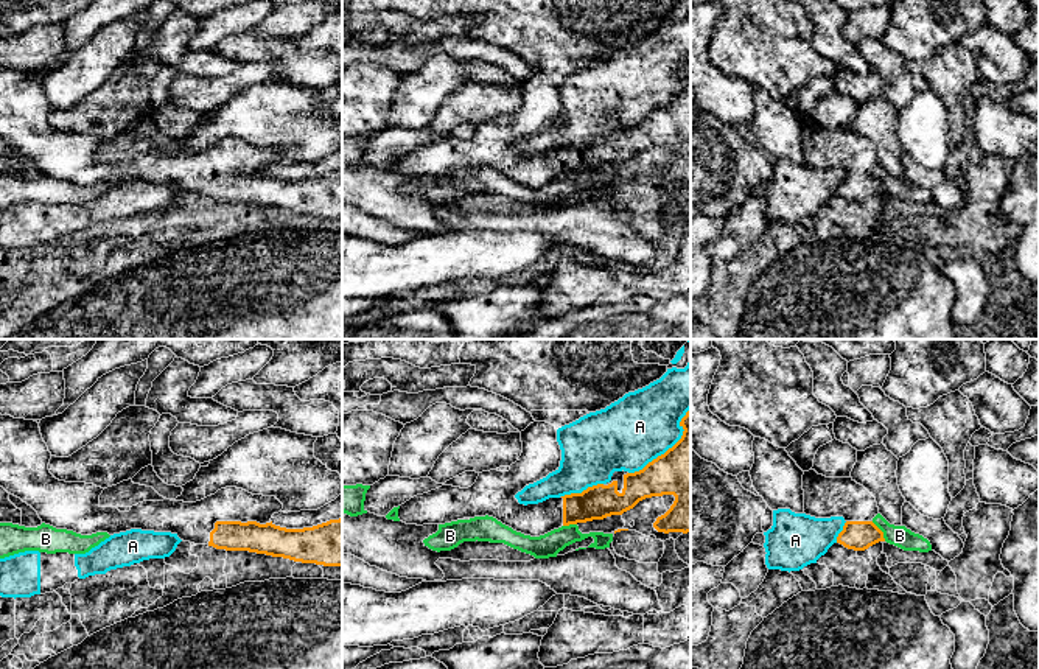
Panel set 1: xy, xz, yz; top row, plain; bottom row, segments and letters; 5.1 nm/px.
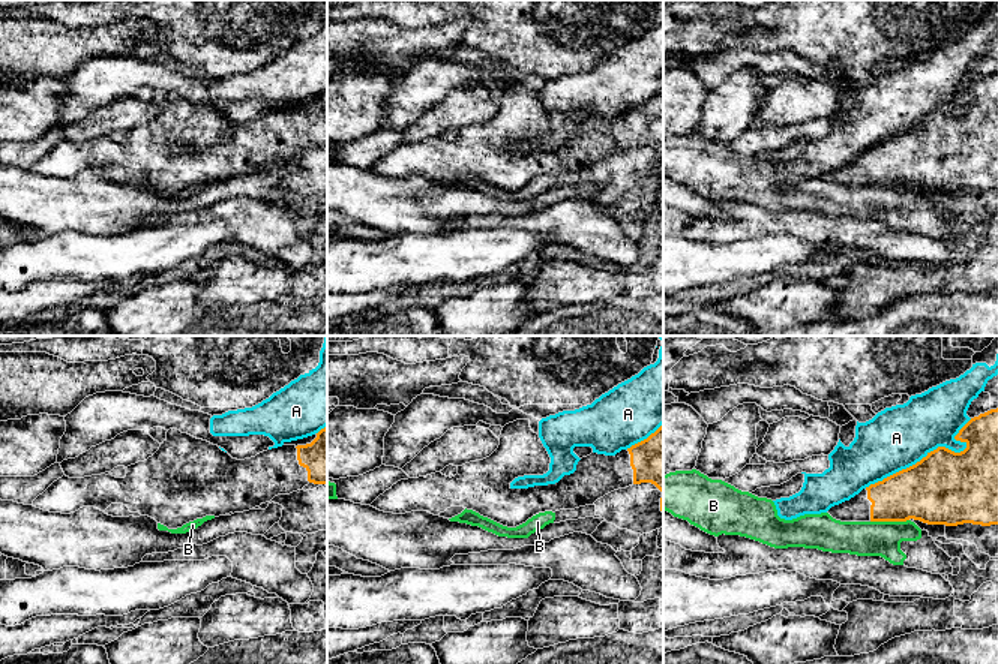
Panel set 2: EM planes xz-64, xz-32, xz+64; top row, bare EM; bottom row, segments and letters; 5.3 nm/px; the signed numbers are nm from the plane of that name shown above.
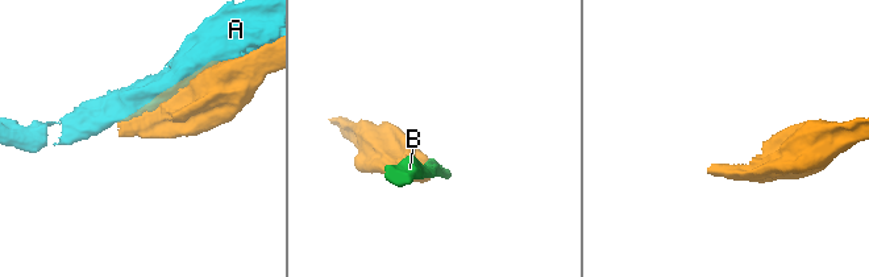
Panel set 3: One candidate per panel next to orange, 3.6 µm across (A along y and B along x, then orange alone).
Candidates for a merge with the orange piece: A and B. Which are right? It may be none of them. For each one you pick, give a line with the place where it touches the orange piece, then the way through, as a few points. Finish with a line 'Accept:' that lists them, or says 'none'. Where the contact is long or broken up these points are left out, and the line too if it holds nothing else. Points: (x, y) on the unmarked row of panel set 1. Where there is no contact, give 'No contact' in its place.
Accept: none

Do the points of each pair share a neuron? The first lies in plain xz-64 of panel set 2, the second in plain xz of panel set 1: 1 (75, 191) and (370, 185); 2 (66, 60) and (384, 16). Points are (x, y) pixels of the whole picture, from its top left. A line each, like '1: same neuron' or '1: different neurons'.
1: same neuron
2: same neuron

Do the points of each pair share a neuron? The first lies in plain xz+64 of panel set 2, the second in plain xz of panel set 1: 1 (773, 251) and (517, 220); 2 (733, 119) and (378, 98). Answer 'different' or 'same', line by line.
1: different
2: different

